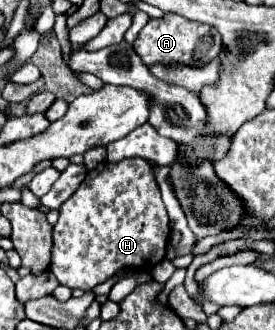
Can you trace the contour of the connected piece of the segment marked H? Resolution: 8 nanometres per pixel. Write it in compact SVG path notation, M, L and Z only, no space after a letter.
M133 158L121 160L117 164L105 160L95 170L87 172L75 194L59 208L59 220L53 226L53 252L49 270L55 274L59 284L71 290L81 288L87 292L93 286L113 278L119 270L151 270L157 266L165 258L169 232L171 228L167 210L147 160Z

